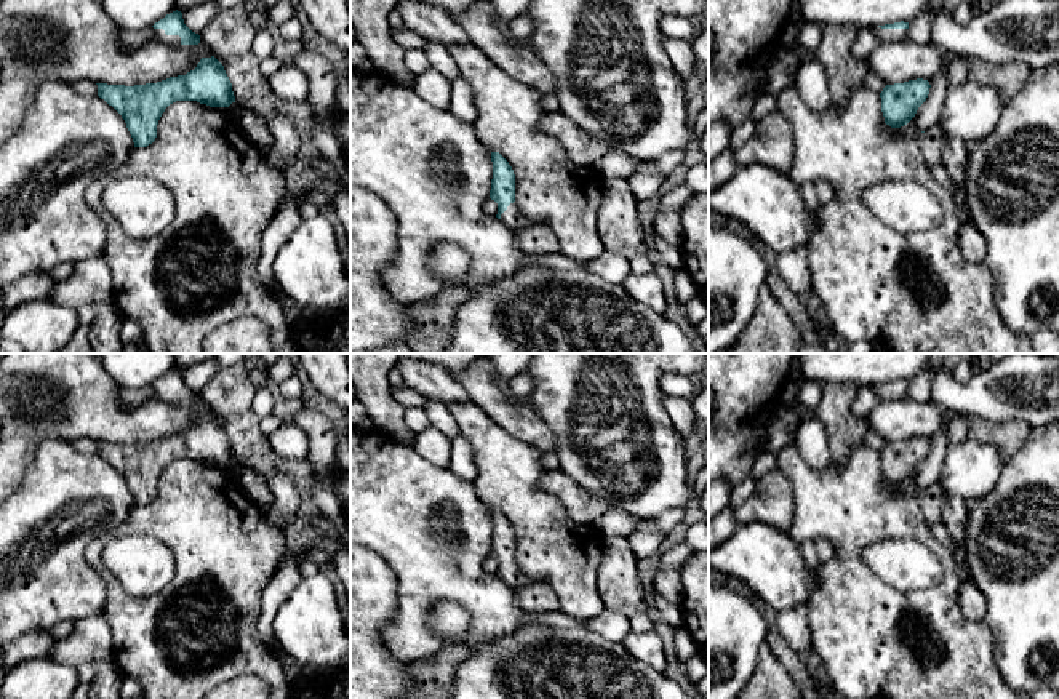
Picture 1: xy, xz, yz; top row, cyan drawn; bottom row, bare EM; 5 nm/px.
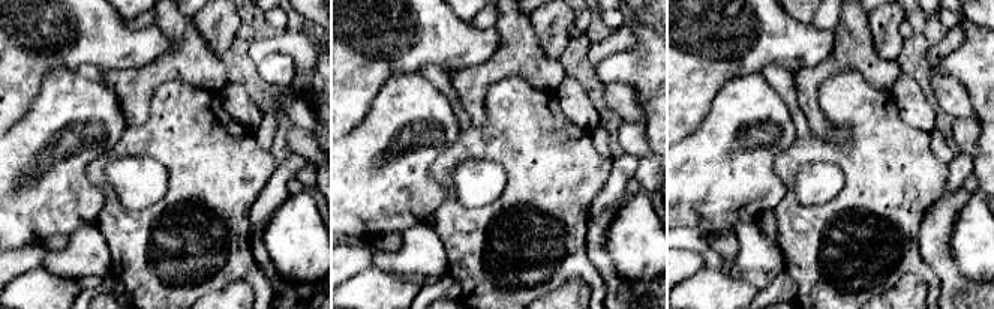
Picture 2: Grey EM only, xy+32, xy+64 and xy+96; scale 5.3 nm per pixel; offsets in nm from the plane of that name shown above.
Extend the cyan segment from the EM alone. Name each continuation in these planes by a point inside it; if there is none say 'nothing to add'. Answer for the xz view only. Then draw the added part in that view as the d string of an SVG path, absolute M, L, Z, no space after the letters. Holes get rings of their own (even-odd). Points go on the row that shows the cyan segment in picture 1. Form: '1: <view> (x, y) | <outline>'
1: xz (512, 218) | M515 202L507 206L507 210L501 214L501 222L514 230L520 230L526 226L531 226L533 221L525 218L517 208Z

